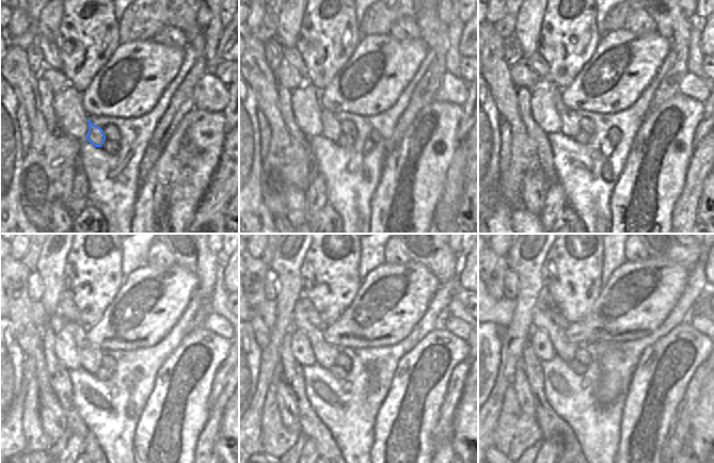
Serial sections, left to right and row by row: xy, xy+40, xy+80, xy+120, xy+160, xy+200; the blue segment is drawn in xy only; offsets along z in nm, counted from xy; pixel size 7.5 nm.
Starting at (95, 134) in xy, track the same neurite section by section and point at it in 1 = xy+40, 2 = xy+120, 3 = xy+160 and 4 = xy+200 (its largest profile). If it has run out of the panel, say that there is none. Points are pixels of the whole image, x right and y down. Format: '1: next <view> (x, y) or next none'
1: next xy+40 (331, 130)
2: next xy+120 (90, 355)
3: next xy+160 (326, 354)
4: next xy+200 (545, 315)

